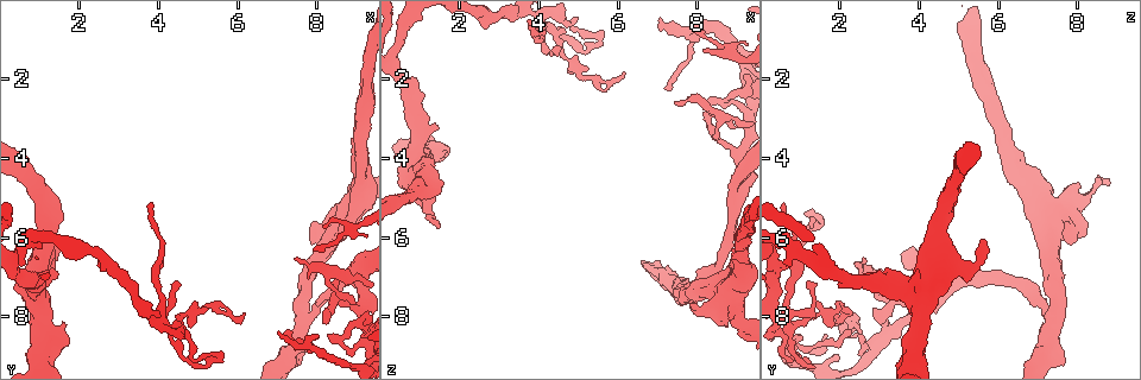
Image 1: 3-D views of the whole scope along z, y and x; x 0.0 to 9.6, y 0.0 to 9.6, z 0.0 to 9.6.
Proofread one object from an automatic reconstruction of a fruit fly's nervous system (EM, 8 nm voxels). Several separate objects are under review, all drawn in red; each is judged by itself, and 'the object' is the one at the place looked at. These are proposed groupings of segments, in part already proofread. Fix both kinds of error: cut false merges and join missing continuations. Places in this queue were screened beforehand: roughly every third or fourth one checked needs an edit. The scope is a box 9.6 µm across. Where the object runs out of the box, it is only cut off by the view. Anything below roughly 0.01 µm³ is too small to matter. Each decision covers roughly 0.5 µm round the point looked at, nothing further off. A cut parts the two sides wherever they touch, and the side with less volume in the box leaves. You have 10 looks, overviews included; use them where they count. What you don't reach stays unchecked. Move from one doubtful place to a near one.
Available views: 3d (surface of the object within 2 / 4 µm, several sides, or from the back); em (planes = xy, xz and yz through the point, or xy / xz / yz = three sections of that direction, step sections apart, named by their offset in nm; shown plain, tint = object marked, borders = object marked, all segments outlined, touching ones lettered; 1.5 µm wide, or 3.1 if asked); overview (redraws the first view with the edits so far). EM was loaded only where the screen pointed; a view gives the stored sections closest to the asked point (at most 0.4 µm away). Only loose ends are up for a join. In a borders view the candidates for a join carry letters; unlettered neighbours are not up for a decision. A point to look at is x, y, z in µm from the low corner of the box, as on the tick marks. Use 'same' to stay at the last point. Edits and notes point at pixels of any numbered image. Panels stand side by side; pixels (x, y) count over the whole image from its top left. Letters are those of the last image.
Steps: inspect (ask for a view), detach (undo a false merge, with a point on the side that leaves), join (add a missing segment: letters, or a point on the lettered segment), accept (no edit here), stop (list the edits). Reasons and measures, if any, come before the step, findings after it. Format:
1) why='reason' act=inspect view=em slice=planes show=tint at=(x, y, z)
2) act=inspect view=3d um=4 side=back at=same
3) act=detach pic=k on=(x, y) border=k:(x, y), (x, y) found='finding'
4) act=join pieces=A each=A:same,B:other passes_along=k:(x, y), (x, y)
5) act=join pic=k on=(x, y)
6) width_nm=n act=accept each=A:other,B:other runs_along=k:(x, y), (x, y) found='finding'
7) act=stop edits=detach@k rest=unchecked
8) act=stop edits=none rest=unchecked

why='free end' act=inspect view=3d um=2 side=back at=(8.10, 5.70, 1.35)

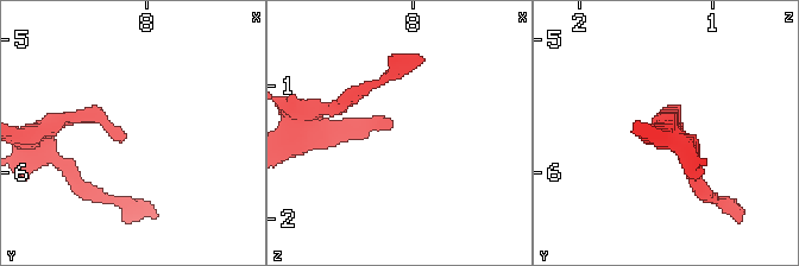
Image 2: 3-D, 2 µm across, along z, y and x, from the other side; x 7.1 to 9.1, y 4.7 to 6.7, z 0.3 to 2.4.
act=inspect view=em slice=planes show=borders at=(8.14, 5.74, 1.26)

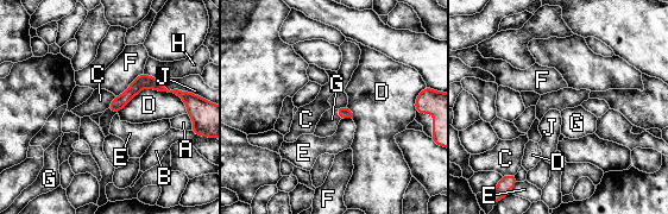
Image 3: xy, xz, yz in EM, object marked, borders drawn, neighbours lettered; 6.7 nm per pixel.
act=join pieces=G each=A:other,B:other,C:other,D:other,E:other,F:other,G:same,H:other,J:other passes_along=3:(344, 112), (338, 114), (327, 126) found='it goes on there'

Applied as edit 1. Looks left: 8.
why='redraw' act=inspect view=overview

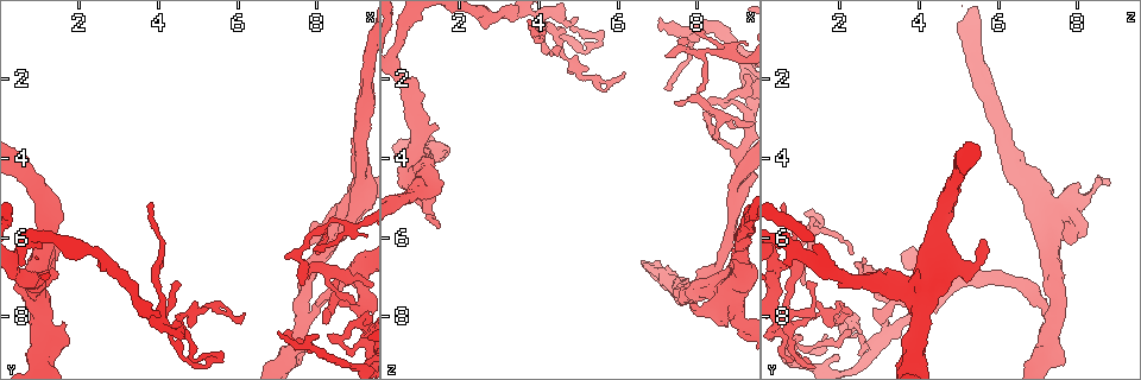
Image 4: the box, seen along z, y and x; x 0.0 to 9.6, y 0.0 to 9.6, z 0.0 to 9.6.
why='free end' act=inspect view=3d um=2 at=(6.20, 7.95, 1.85)

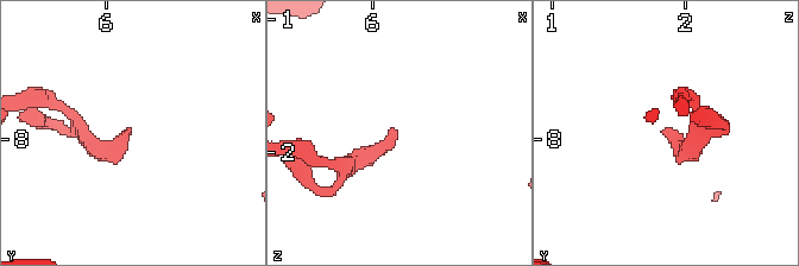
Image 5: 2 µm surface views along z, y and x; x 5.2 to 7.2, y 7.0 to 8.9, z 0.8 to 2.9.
why='shape alone is not enough' act=inspect view=em slice=xy step=4 show=tint at=(6.16, 7.96, 1.86)

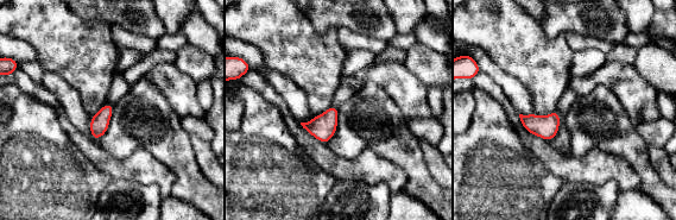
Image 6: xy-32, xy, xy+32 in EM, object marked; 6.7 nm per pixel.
why='another direction' act=inspect view=em slice=planes show=borders at=same

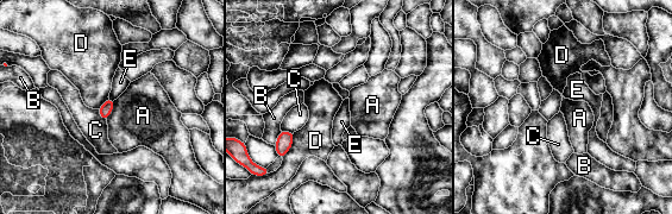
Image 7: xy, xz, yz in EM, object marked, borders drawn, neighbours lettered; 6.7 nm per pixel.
act=accept each=A:other,B:other,C:other,D:other,E:other found='no lettered segment goes on from it'

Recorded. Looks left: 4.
why='an open end' act=inspect view=em slice=yz step=4 show=borders at=(1.70, 8.55, 3.80)

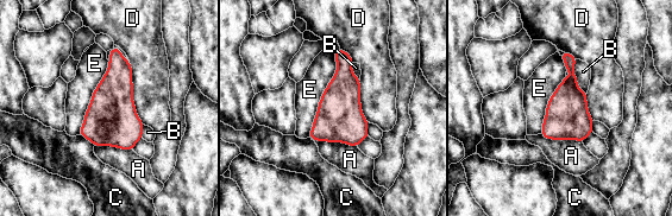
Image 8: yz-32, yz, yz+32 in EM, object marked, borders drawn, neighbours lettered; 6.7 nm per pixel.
width_nm=300 longest_contact=E:600nm act=accept each=A:other,B:other,C:other,D:other,E:other found='no lettered segment goes on from it'

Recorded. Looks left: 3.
why='abrupt turn' act=inspect view=em slice=planes show=borders at=(7.70, 8.05, 7.40)

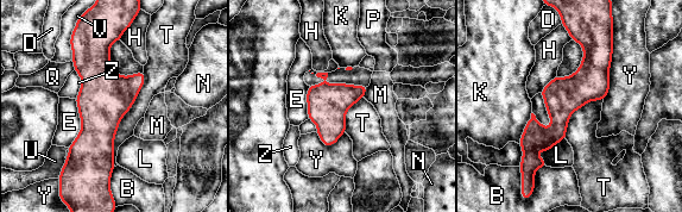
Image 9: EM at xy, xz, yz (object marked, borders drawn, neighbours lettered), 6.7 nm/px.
width_nm=240 longest_contact=T:650nm act=accept each=B:other,D:other,E:other,H:other,K:other,L:other,M:other,N:other,P:other,Q:other,T:other,U:other,V:other,Y:other,Z:other found='one neuron here'

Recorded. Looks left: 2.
act=stop edits=join@3 rest=unchecked

